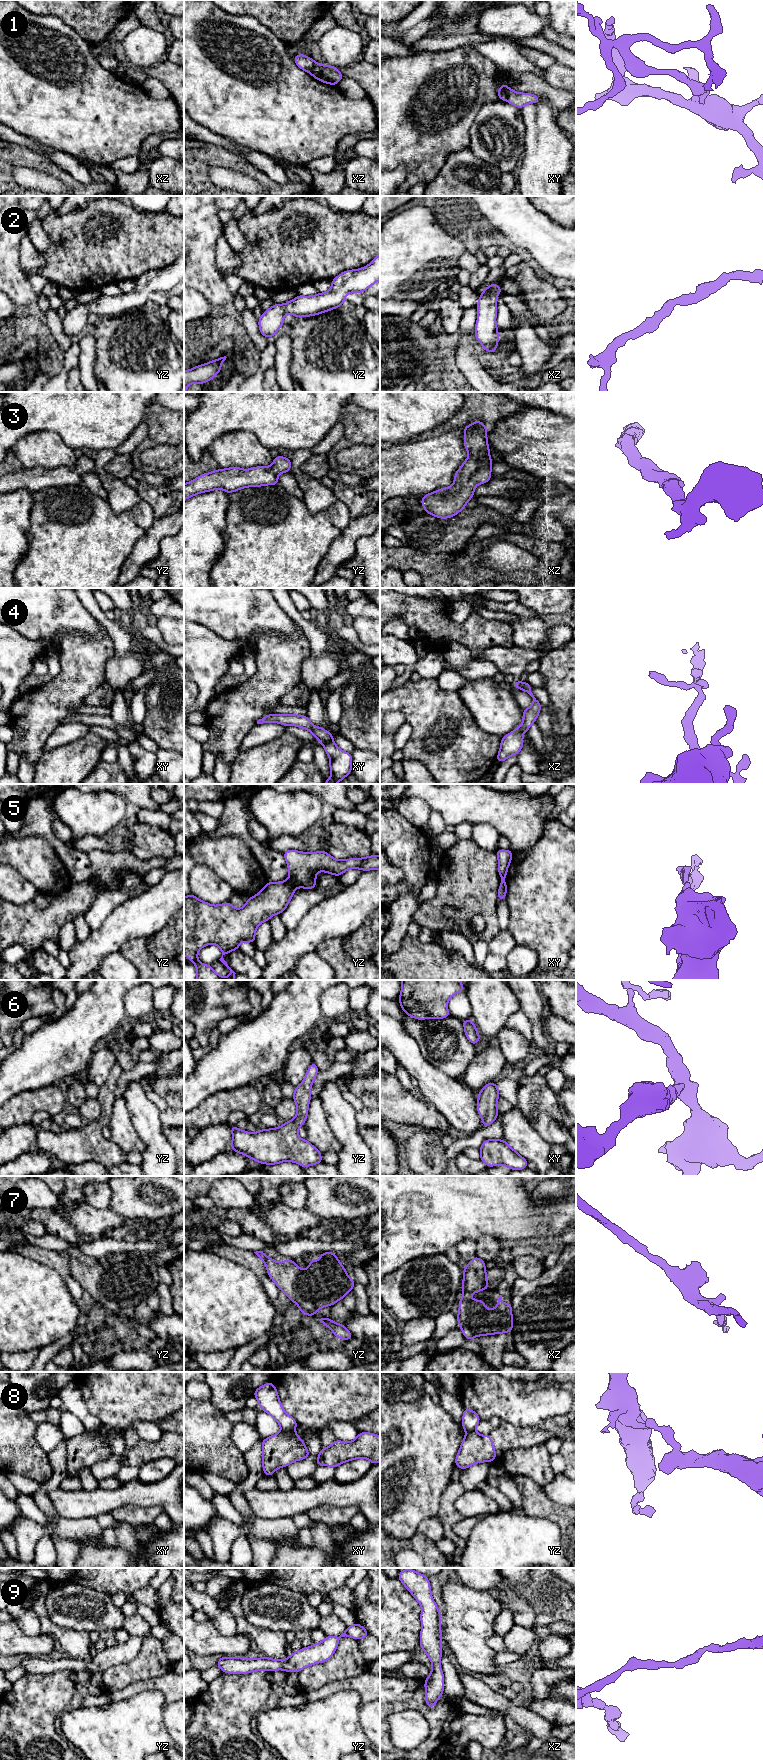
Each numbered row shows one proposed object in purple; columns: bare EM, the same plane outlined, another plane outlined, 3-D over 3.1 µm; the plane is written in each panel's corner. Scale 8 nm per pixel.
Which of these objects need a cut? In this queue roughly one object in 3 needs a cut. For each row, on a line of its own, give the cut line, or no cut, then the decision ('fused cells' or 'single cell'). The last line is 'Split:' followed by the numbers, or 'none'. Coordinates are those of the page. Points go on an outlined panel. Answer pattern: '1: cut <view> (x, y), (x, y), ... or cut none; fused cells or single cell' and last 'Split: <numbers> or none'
1: cut xy (508, 88), (504, 99); fused cells
2: cut none; single cell
3: cut none; single cell
4: cut xy (331, 739), (322, 743); fused cells
5: cut yz (289, 879), (296, 887); fused cells
6: cut none; single cell
7: cut none; single cell
8: cut xy (282, 1430), (294, 1432); fused cells
9: cut none; single cell
Split: 1, 4, 5, 8

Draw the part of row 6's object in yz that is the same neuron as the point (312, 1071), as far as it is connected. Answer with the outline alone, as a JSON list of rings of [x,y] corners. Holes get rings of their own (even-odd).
[[[312,1061],[302,1083],[294,1087],[293,1100],[296,1103],[296,1116],[281,1127],[262,1129],[256,1133],[242,1131],[231,1125],[232,1144],[230,1149],[254,1159],[260,1164],[279,1164],[284,1161],[295,1162],[301,1167],[322,1163],[321,1152],[309,1141],[298,1136],[298,1129],[304,1125],[311,1100],[309,1090],[319,1069]]]

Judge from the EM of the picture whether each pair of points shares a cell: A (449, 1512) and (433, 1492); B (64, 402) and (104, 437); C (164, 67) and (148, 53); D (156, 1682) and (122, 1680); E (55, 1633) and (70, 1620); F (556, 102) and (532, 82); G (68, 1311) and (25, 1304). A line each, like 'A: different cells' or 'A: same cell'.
A: different cells
B: same cell
C: different cells
D: different cells
E: different cells
F: same cell
G: same cell

